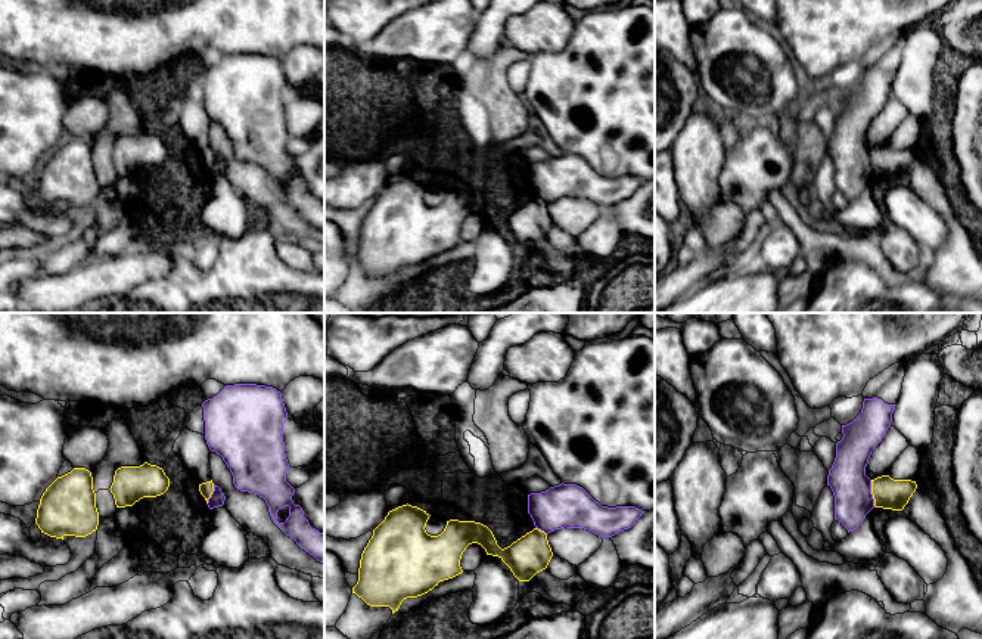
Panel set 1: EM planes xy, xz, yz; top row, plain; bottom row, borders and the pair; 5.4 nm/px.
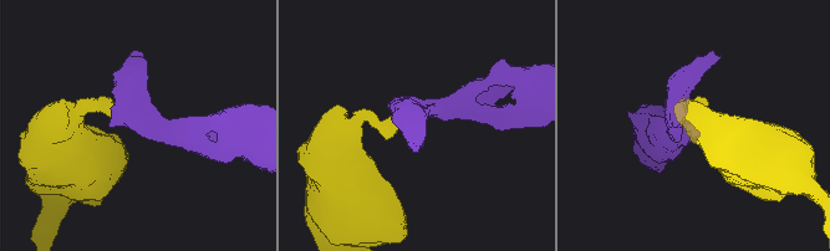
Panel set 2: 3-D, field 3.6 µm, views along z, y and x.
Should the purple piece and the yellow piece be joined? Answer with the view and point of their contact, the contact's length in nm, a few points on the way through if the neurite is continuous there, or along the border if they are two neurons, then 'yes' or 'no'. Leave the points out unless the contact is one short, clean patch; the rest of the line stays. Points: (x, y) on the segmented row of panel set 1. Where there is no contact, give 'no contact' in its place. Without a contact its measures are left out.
meets purple in yz at (870, 493); contact 160 nm long; border along yz (870, 480), (870, 493), (876, 506); no

